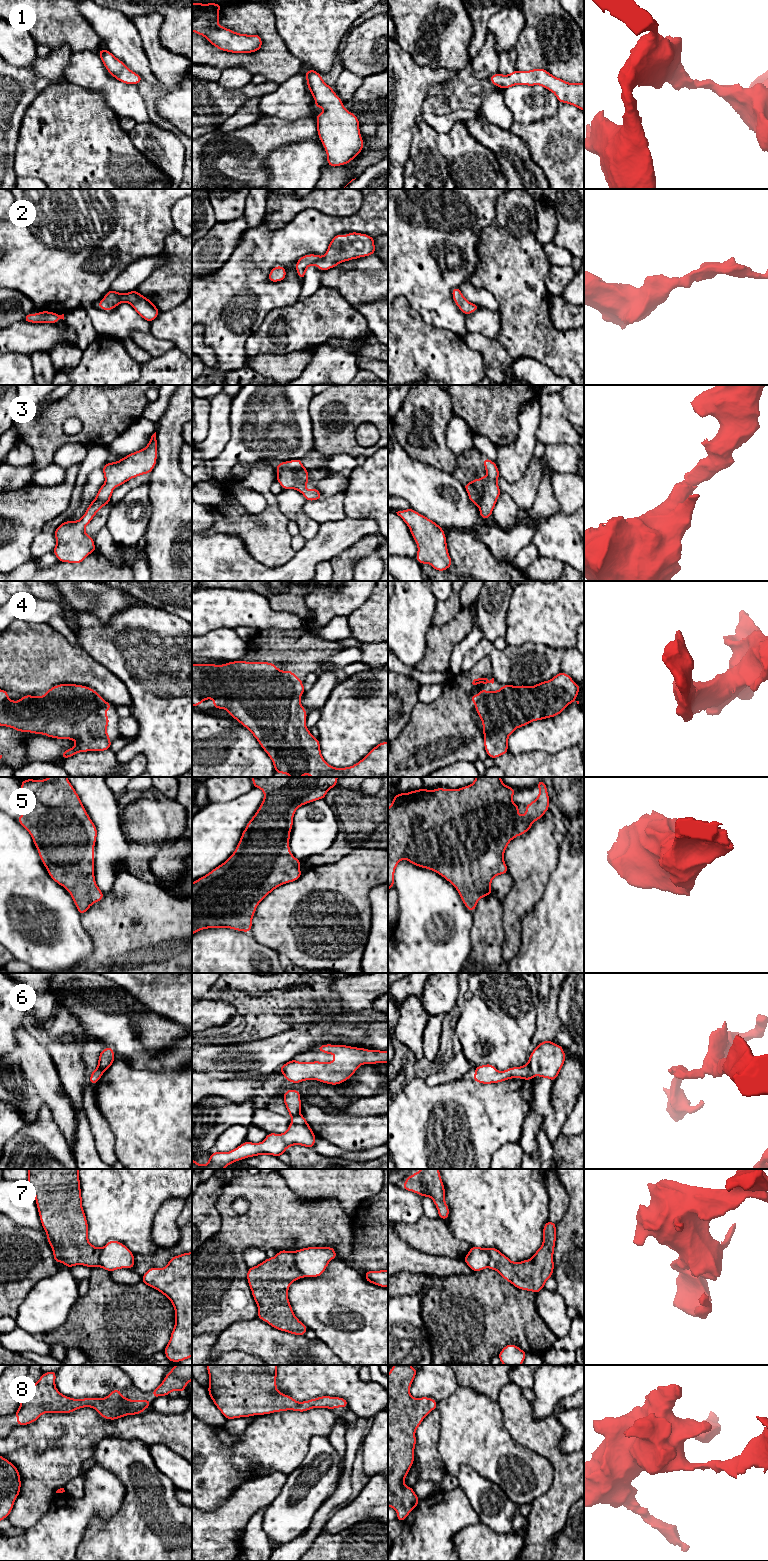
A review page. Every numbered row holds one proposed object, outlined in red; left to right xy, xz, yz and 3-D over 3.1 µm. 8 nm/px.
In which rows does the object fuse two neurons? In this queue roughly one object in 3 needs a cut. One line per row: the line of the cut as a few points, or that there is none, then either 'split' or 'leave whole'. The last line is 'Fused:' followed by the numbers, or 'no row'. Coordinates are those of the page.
1: cut none; leave whole
2: cut none; leave whole
3: cut none; leave whole
4: cut none; leave whole
5: cut none; leave whole
6: cut yz (527, 1064), (528, 1068), (535, 1074); split
7: cut xz (293, 1252), (294, 1264), (304, 1276); split
8: cut none; leave whole
Fused: 6, 7

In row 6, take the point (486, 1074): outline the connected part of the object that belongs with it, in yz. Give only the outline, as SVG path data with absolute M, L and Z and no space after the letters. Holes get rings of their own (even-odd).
M485 1064L475 1067L475 1074L472 1079L478 1083L488 1085L512 1078L532 1080L534 1076L535 1074L531 1072L528 1064L521 1067L511 1067L502 1072L498 1071L492 1064Z

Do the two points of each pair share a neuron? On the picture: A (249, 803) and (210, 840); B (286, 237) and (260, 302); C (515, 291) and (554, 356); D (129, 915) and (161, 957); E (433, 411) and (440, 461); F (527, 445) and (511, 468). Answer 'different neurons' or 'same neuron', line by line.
A: same neuron
B: same neuron
C: same neuron
D: same neuron
E: same neuron
F: same neuron

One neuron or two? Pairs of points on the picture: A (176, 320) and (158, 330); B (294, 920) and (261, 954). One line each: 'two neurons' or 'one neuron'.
A: one neuron
B: two neurons

